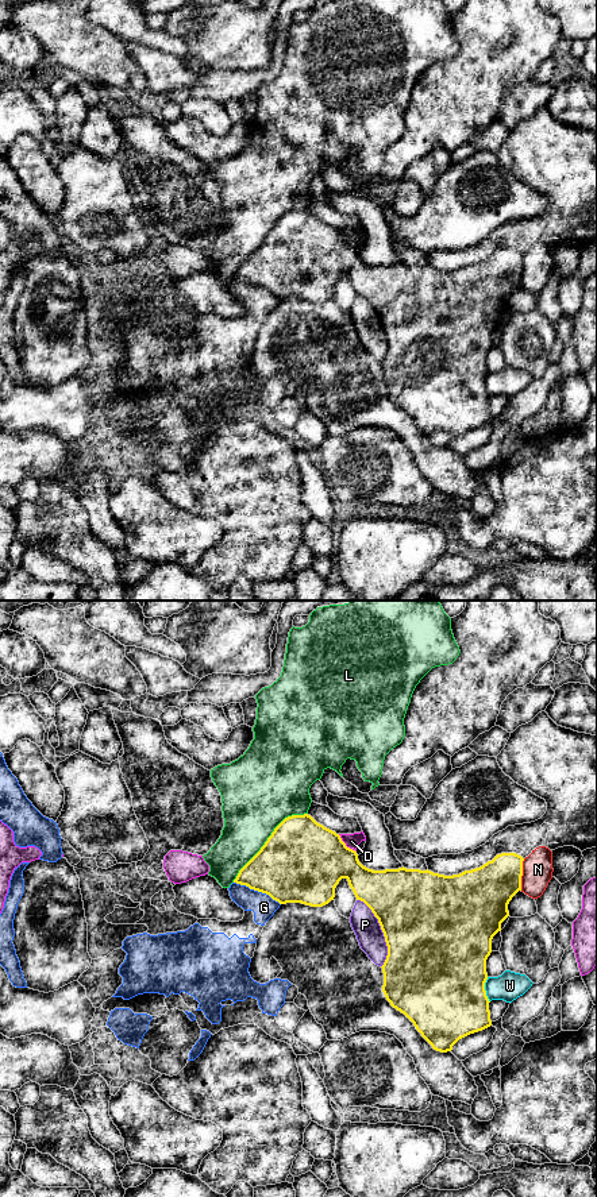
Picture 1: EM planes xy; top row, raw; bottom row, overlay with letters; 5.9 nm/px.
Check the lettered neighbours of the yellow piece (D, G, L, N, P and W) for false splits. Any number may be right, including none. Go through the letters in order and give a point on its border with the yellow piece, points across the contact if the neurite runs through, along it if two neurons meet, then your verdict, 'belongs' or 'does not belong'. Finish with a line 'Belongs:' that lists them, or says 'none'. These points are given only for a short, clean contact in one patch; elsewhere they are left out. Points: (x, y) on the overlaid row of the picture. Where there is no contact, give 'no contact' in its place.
D: meets yellow in xy at (345, 845); does not belong
G: meets yellow in xy at (257, 889); border along xy (234, 881), (265, 892), (280, 904); does not belong
L: meets yellow in xy at (268, 840); does not belong
N: meets yellow in xy at (522, 875); does not belong
P: meets yellow in xy at (382, 931); does not belong
W: meets yellow in xy at (484, 989); does not belong
Belongs: none

